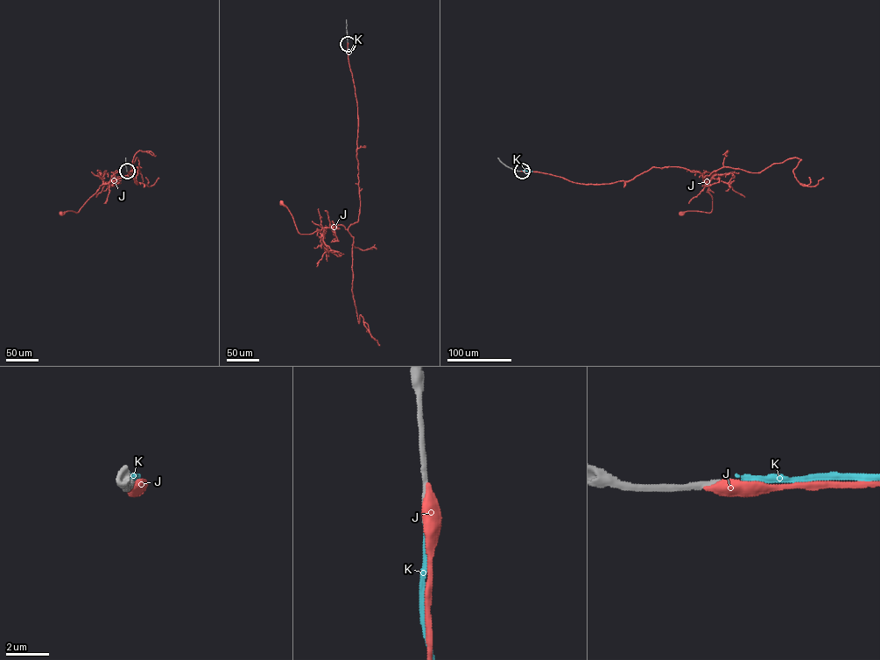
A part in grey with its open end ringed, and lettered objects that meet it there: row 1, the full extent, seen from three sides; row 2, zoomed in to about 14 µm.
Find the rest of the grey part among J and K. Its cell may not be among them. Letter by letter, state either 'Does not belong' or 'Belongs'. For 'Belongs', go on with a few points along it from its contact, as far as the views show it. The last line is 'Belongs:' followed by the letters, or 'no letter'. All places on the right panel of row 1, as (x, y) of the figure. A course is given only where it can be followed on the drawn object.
J: Does not belong
K: Does not belong
Belongs: no letter

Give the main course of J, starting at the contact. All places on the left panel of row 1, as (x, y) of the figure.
J: (127, 171), (137, 184), (138, 166), (138, 172), (130, 178), (127, 175), (102, 184), (78, 212), (60, 214)

